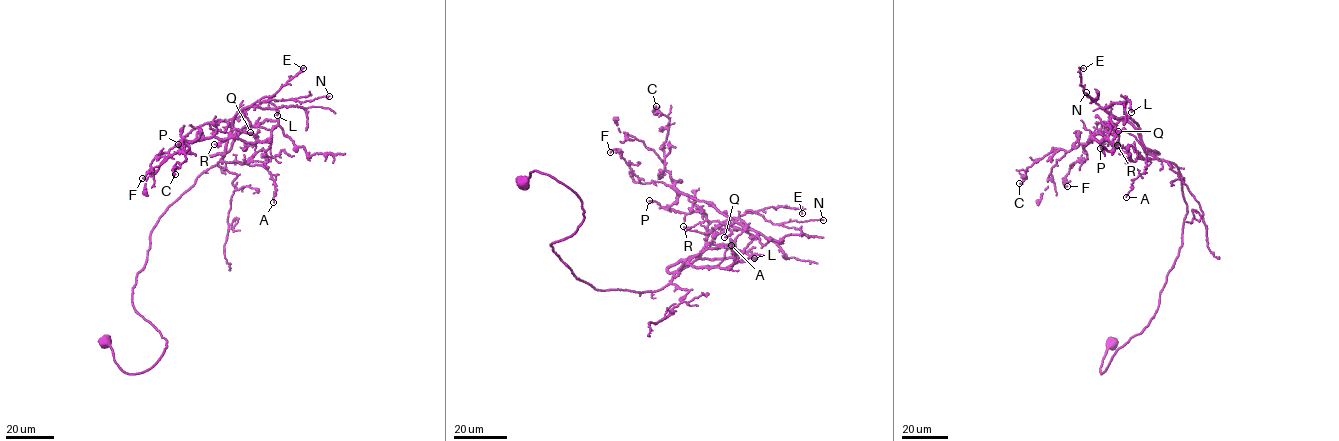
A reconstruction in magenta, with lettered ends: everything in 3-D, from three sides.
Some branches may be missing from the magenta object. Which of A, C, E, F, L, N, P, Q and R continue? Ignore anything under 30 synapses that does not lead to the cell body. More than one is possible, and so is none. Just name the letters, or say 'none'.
none

